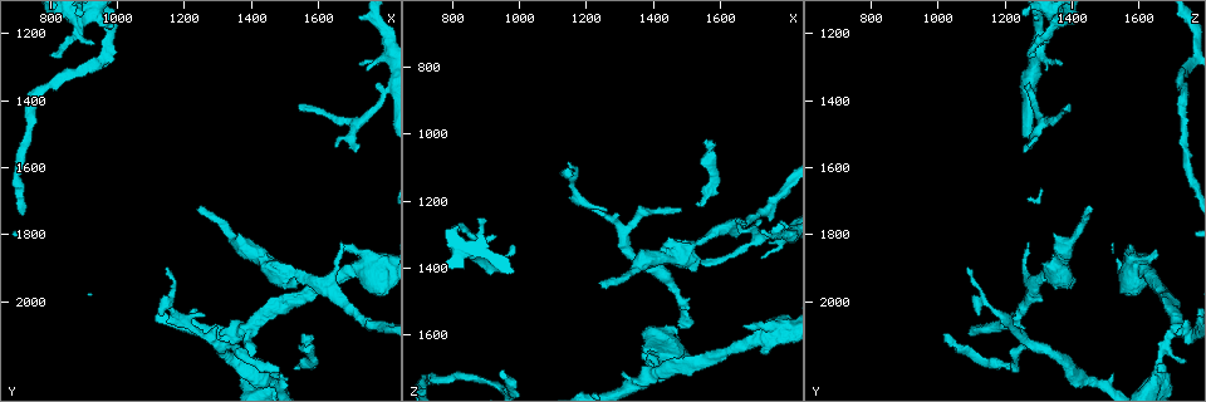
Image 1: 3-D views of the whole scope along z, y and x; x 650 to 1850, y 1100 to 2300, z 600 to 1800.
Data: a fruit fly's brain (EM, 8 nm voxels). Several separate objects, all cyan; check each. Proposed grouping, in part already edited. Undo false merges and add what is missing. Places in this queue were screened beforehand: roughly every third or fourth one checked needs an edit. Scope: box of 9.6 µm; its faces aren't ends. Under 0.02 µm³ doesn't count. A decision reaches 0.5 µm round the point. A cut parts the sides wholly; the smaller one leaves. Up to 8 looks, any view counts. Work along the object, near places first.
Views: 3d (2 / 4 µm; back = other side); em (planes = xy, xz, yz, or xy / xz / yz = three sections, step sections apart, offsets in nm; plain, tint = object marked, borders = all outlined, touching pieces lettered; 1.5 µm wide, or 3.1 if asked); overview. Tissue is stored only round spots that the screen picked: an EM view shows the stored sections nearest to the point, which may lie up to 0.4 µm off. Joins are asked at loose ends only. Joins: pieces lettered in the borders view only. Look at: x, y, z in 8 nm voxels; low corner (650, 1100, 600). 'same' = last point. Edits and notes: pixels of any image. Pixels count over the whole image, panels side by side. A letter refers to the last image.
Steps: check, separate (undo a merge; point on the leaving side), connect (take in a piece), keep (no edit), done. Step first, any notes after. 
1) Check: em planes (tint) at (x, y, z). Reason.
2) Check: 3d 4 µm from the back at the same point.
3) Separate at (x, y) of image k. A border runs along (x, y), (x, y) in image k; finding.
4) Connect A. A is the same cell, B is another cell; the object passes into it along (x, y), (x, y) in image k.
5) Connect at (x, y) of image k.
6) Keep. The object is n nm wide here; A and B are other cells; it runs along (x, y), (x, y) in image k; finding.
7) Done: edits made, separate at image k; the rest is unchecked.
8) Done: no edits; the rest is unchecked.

Check: 3d 2 µm at (1680, 1820, 1270). An open end.

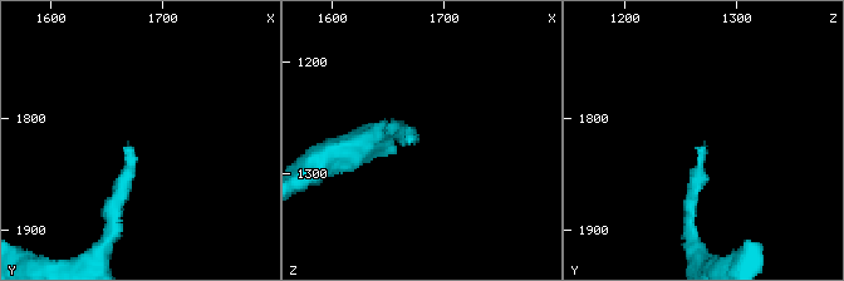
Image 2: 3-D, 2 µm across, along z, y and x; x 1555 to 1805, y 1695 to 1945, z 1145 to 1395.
Check: em 3.1 µm yz step 8 (borders) at (1672, 1828, 1268).

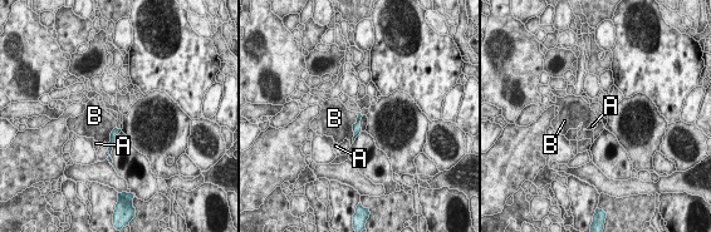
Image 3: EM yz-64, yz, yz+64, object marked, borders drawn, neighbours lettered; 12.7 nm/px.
Check: em 3.1 µm planes (borders) at the same point.

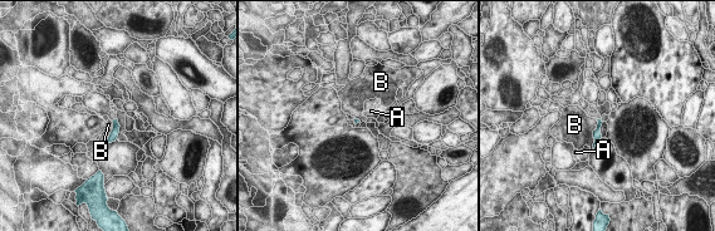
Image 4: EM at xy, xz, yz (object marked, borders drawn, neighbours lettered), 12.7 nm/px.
Keep. A and B are other cells; a border runs along (593, 129), (592, 148) in image 4; no lettered piece goes on from it.

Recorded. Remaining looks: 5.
Check: 3d 4 µm at (1400, 2090, 1710). Arms part here.

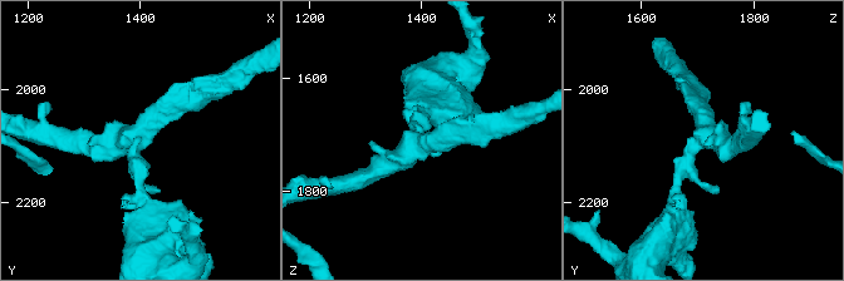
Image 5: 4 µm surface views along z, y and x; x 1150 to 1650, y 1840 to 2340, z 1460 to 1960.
Check: em planes (borders) at (1390, 2080, 1710). 3 arms meet here; the arms are 200, 280, 300 nm wide; now the EM.

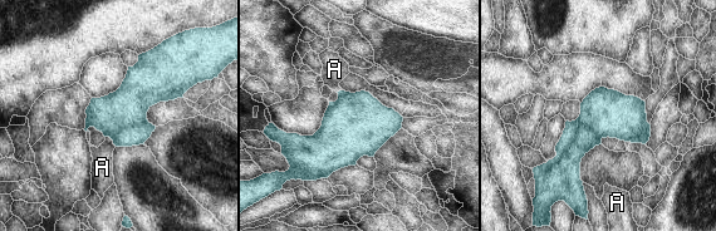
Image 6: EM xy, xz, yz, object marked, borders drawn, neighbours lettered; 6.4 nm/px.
Separate at (565, 167) of image 6. A is another cell; a border runs along (602, 137), (582, 126), (557, 155) in image 6; a second neuron is stuck on.

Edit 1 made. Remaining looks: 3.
Check: overview.

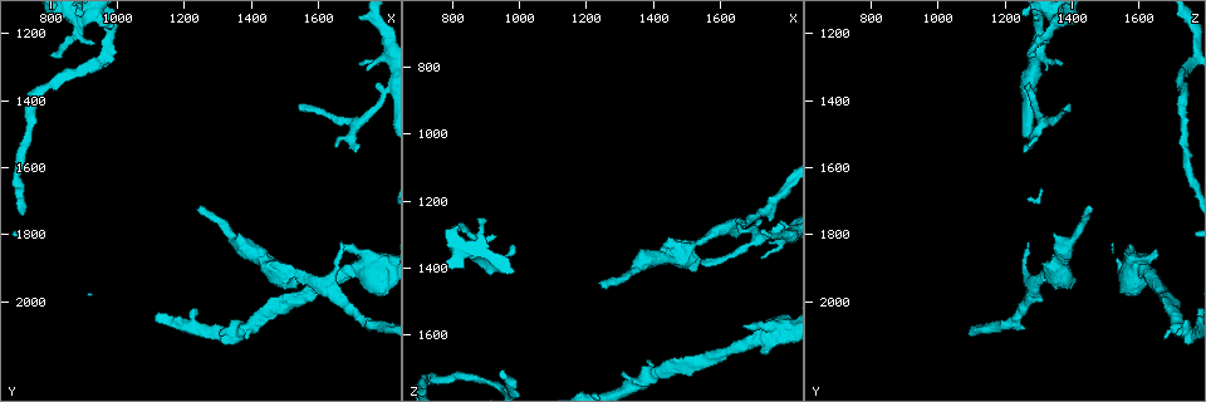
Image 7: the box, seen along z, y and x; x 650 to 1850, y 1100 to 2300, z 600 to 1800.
Check: em xz step 8 (tint) at (1720, 1290, 1370). An open end.

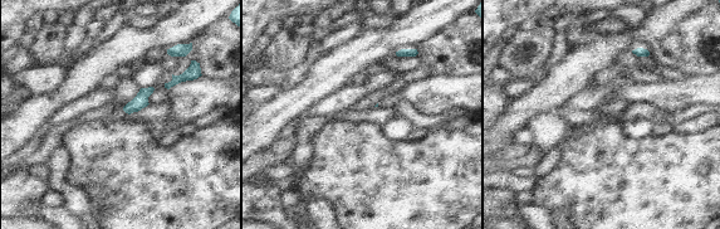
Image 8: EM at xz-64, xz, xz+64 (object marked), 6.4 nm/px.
Check: em planes (borders) at the same point. Another direction.

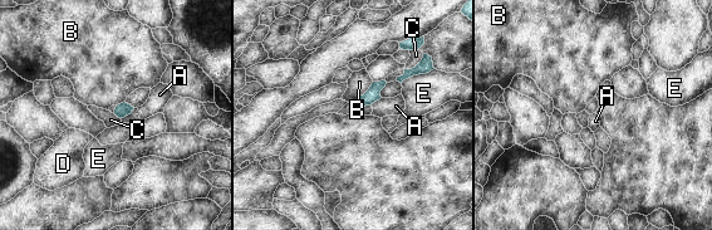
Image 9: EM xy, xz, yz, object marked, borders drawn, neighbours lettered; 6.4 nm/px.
Keep. The longest contact is with C, 240 nm; A, B, C, D and E are other cells; a border runs along (423, 54), (396, 79) in image 9; none of them fits.

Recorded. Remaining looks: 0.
Done: edits made, separate at image 6; the rest is unchecked.

